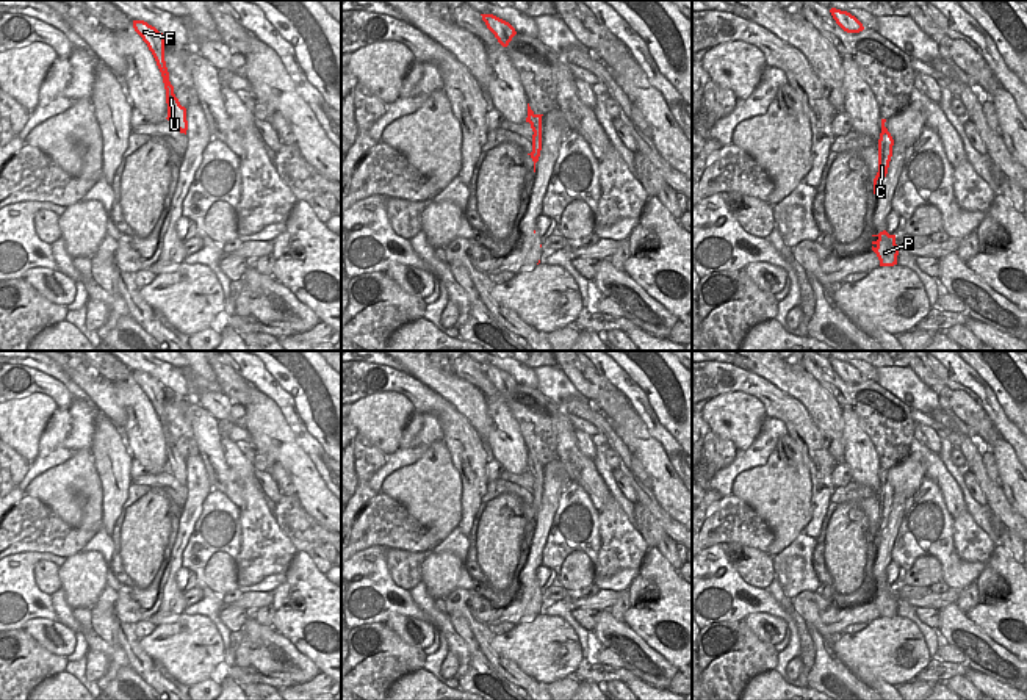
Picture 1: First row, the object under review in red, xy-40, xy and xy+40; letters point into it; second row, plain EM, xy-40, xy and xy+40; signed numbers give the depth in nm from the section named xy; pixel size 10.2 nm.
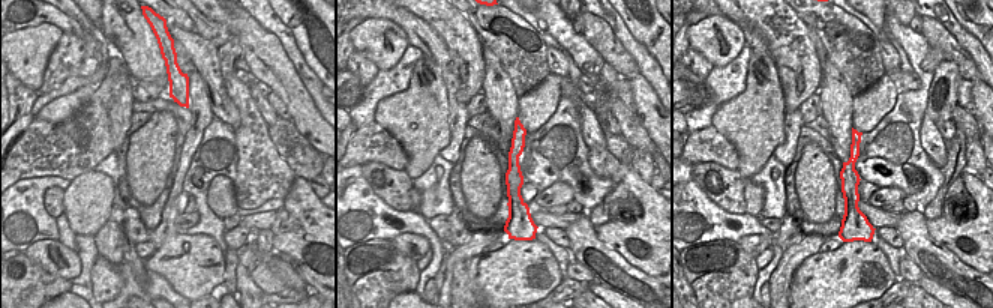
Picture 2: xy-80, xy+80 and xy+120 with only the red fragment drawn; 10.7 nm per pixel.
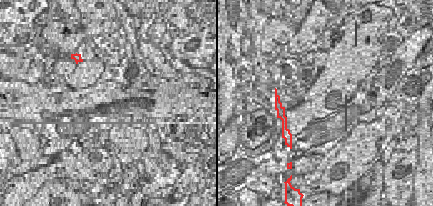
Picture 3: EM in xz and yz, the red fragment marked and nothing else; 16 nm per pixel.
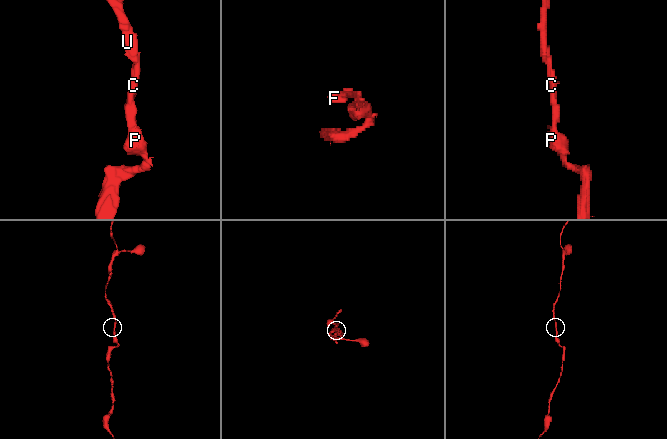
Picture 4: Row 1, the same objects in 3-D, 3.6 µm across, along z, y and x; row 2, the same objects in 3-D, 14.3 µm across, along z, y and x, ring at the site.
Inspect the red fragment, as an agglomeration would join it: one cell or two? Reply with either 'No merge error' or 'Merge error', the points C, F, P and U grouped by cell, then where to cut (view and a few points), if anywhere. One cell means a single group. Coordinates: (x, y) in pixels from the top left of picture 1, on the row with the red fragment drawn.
No merge error. Groups: C F P U. No split

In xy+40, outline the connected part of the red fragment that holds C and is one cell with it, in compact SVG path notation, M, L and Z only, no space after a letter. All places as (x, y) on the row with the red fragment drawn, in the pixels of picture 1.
M881 119L881 133L878 139L878 172L874 179L874 194L878 199L881 182L888 174L889 161L892 157L894 139L888 128L885 127L886 119Z

